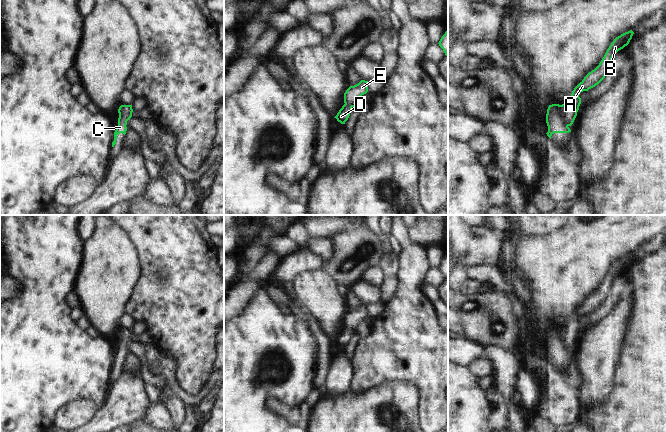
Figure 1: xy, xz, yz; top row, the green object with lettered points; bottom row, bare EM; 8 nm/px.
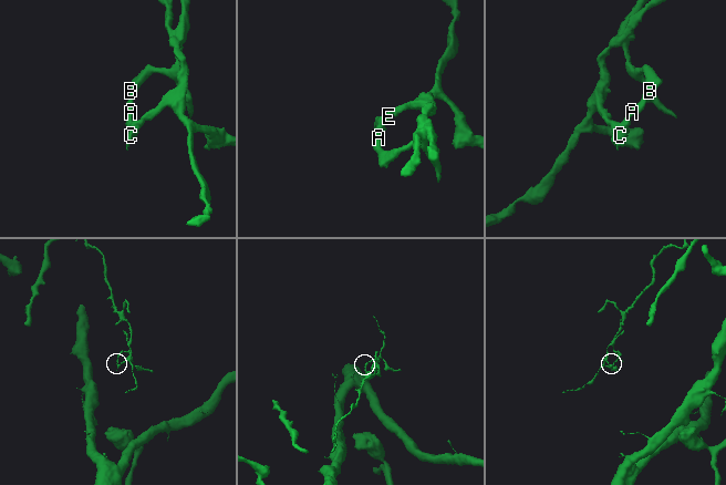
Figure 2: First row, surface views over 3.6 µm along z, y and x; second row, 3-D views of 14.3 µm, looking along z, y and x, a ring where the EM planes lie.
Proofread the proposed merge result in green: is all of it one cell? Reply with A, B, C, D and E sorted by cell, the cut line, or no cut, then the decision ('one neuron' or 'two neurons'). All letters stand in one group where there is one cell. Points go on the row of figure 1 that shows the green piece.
A B D / C E; cut in yz along (560, 105), (562, 119), (567, 126); two neurons

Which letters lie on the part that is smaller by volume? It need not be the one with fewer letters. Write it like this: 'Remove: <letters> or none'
Remove: C, E

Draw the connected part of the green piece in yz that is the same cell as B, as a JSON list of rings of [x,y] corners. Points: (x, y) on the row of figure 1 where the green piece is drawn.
[[[630,30],[616,37],[607,49],[599,65],[584,77],[584,79],[574,88],[570,98],[561,105],[563,120],[567,126],[571,126],[577,116],[581,104],[579,94],[595,87],[605,78],[613,56],[629,44],[633,34],[634,32]]]

